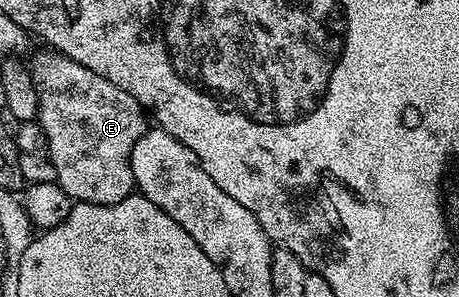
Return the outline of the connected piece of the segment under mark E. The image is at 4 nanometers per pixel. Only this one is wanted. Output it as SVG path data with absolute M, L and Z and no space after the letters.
M56 51L43 52L47 53L37 54L35 62L30 62L29 68L31 78L34 79L35 86L37 87L37 99L39 100L37 125L43 128L43 137L47 140L47 153L51 156L52 167L55 168L55 174L53 174L54 180L67 192L72 202L85 205L112 205L113 203L121 203L121 199L132 196L136 192L135 176L133 175L133 167L131 166L131 152L137 143L137 139L141 139L149 128L148 114L139 101L133 99L133 95L129 95L129 91L121 91L121 87L117 87L113 83L109 83L109 79L97 75L97 71L89 71L89 67L81 67L81 63L69 59L64 53Z

